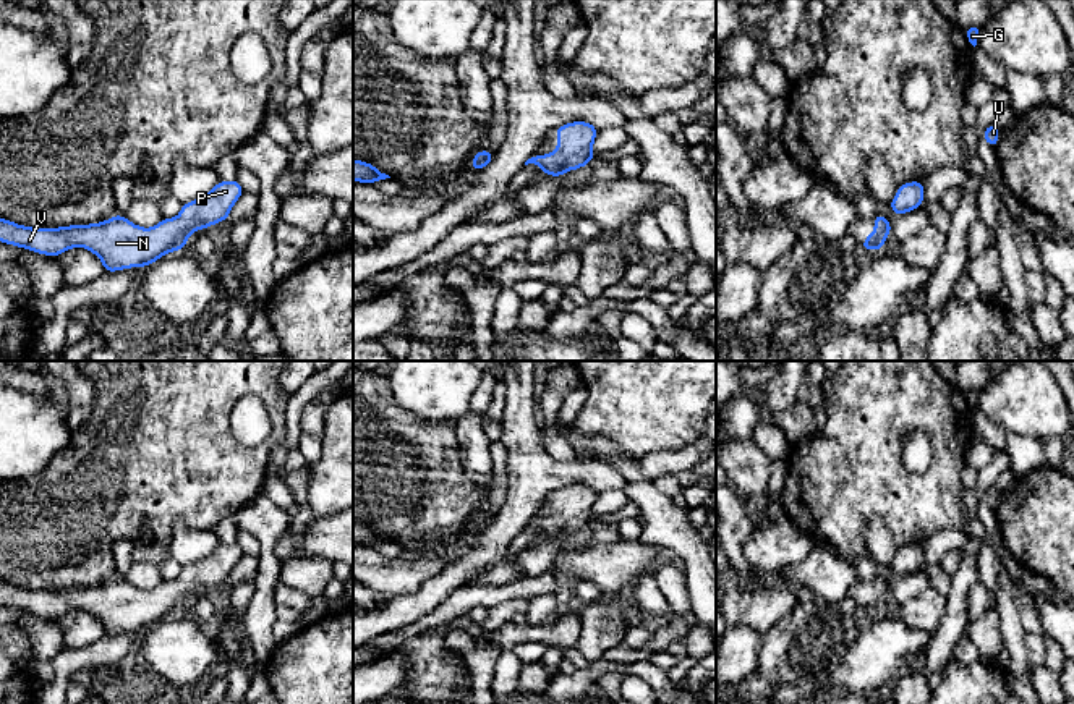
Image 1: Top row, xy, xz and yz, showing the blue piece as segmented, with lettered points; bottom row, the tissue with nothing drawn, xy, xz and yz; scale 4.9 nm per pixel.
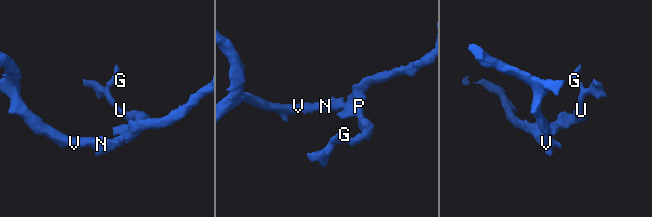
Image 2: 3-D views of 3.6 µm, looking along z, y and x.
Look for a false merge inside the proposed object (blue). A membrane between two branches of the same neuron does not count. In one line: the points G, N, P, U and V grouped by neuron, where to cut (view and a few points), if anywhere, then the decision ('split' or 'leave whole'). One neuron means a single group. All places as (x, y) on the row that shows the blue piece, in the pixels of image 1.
G N P U V | no cut | leave whole

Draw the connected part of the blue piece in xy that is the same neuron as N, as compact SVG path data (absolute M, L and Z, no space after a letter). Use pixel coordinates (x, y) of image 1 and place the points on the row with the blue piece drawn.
M220 180L207 194L183 204L175 218L162 218L152 228L138 227L123 215L58 228L32 228L0 218L0 241L45 256L86 248L102 261L104 272L146 267L167 252L186 248L193 231L227 220L241 194L237 180Z

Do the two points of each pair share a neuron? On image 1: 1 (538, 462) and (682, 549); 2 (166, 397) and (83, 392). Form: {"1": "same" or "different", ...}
{"1": "different", "2": "different"}

